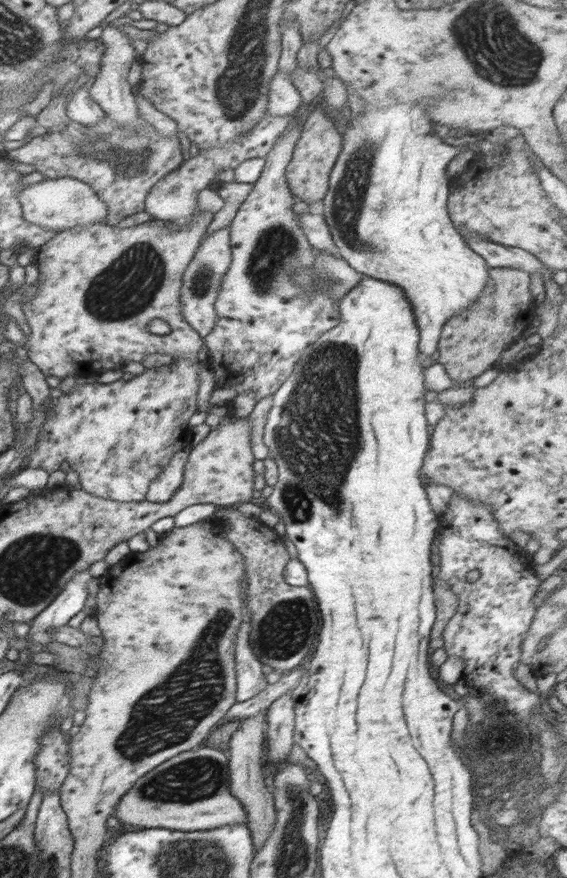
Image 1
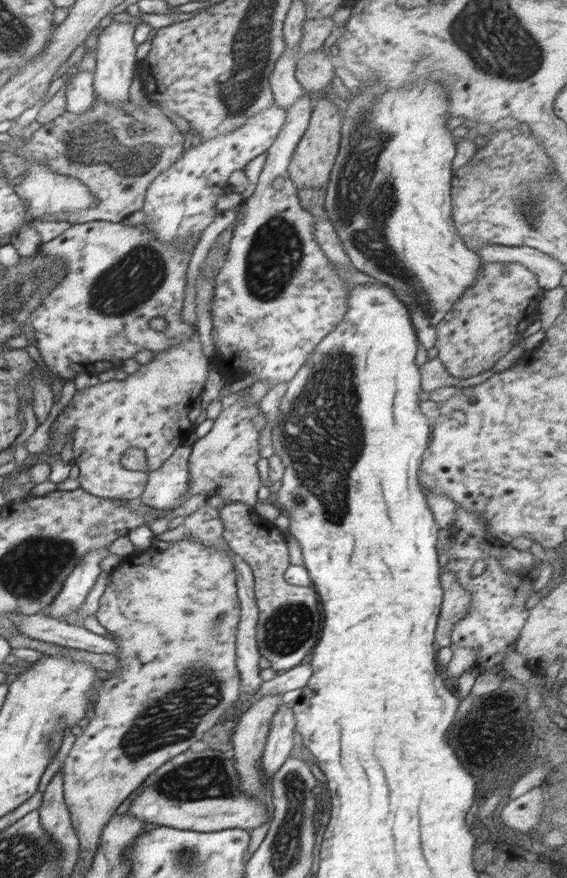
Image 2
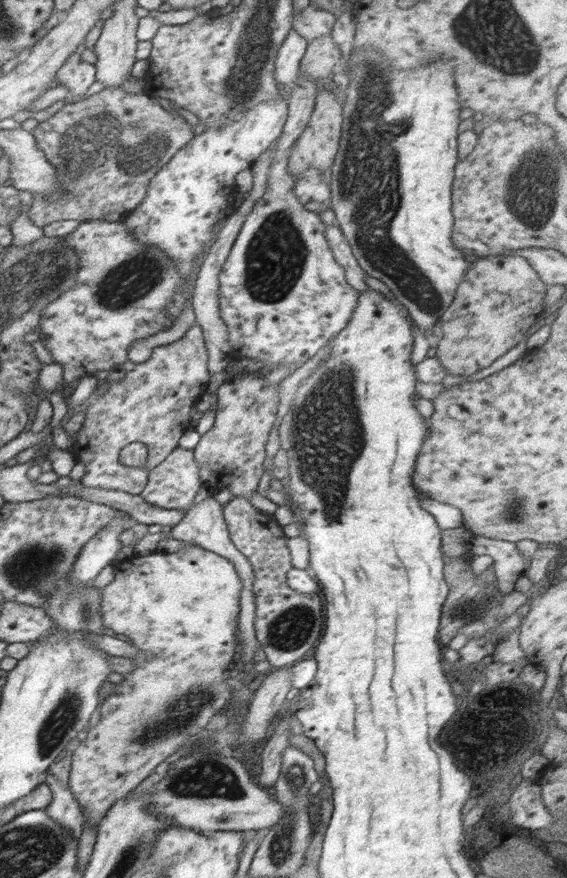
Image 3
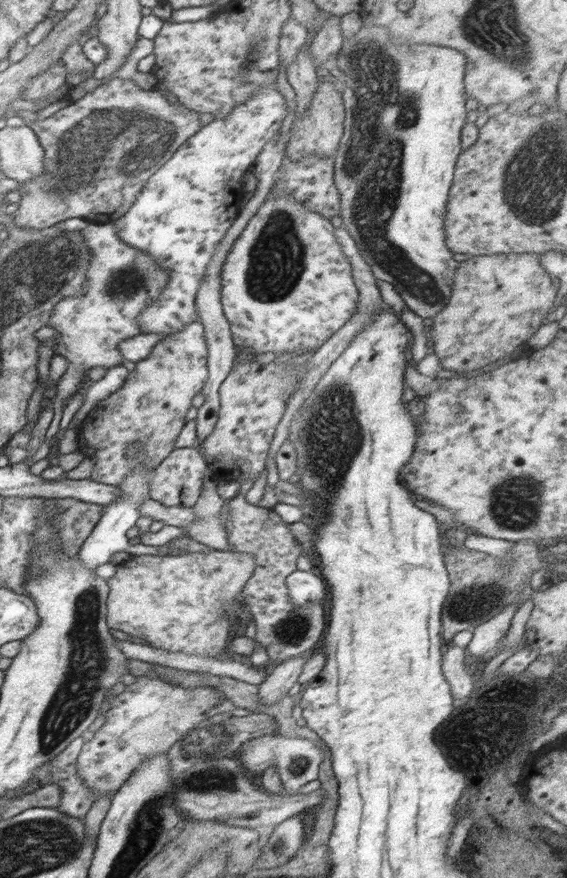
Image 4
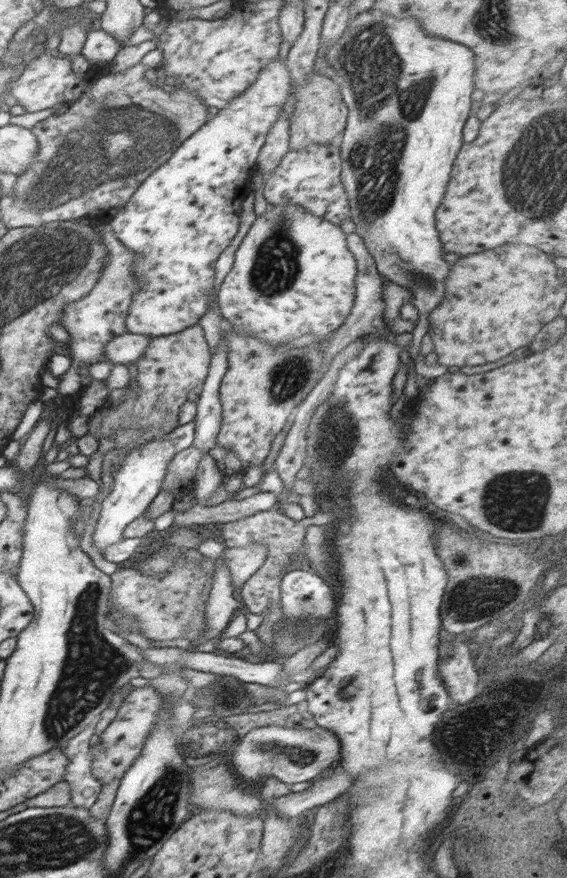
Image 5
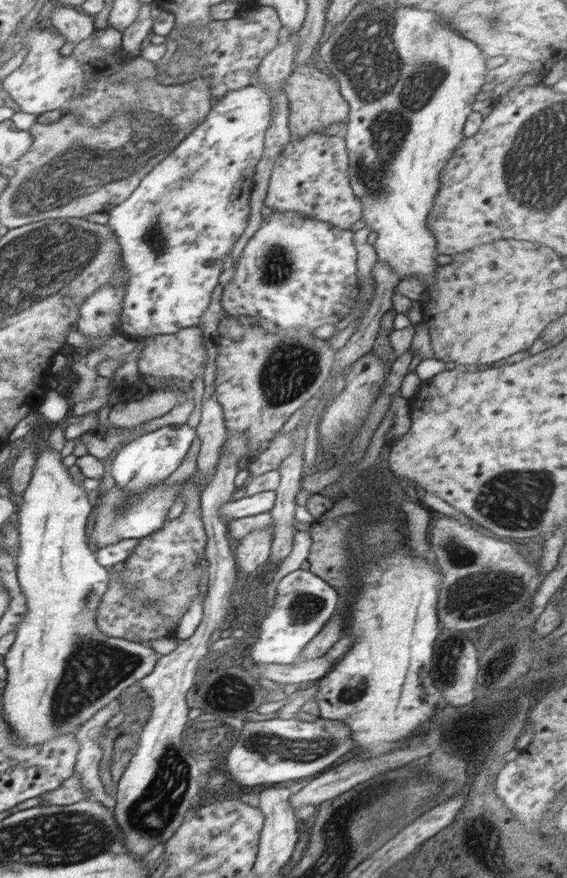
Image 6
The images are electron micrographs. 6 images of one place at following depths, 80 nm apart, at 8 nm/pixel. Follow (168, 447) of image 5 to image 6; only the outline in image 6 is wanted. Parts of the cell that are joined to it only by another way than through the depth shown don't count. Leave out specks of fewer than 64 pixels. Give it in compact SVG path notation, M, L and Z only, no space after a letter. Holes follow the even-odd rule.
M187 423L176 426L167 425L141 435L118 451L112 460L110 472L116 481L115 484L122 490L123 509L117 512L119 516L126 514L137 498L143 498L151 488L160 485L176 471L183 462L195 435L195 429L189 427Z

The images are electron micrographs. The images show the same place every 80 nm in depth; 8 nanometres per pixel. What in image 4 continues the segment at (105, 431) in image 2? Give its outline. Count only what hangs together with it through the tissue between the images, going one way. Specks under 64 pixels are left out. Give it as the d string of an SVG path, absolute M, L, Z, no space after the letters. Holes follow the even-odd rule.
M196 321L194 323L187 324L184 330L178 333L169 334L166 339L160 341L158 345L152 348L152 351L150 351L148 358L136 363L136 368L134 368L133 373L128 374L128 380L124 382L124 384L120 387L120 390L116 390L116 392L111 395L109 400L103 399L102 401L99 401L95 406L95 409L80 424L80 426L77 428L79 431L78 438L80 440L81 447L85 447L85 449L81 449L81 452L85 456L91 456L94 453L98 453L100 458L100 461L96 464L96 468L94 468L94 472L92 472L92 476L90 476L89 478L90 481L114 485L118 487L120 483L122 483L122 481L124 481L124 479L128 477L130 470L132 471L132 468L134 469L134 466L136 466L136 464L140 464L140 462L142 463L142 460L144 460L144 465L146 465L146 467L154 469L158 467L162 463L162 460L164 460L173 451L173 449L175 448L177 436L181 433L181 430L187 423L186 419L184 418L186 418L188 409L192 407L192 398L194 398L194 396L202 391L204 383L206 383L207 380L208 345L206 345L206 340L204 339L204 332L205 331L203 324L199 321ZM136 441L142 442L142 444L144 444L144 450L142 450L142 452L138 454L138 460L140 460L140 462L122 462L122 452L118 450L119 446L124 446L124 444L130 444L130 442Z

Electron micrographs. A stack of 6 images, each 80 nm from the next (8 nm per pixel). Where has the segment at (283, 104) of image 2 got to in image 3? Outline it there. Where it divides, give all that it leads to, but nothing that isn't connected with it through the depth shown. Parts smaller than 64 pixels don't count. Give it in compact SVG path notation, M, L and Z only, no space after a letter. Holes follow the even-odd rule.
M291 29L278 51L274 69L275 81L278 88L283 86L284 90L290 93L290 96L299 74L299 62L306 54L307 47L306 39Z

